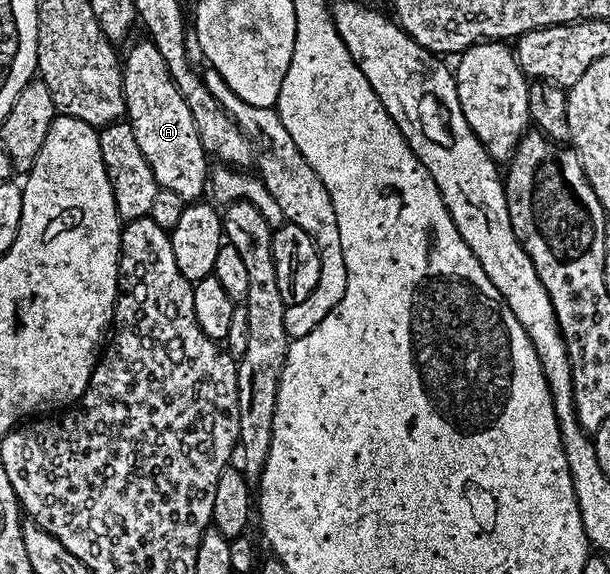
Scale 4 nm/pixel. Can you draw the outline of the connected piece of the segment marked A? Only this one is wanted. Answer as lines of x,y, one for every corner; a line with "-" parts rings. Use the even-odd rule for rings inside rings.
141,38
129,50
128,57
123,57
122,71
126,119
132,125
142,154
146,154
146,162
150,162
150,170
154,170
156,183
166,190
174,190
185,202
199,201
210,180
210,157
204,151
202,138
198,138
194,114
190,114
186,98
174,86
166,61
158,54
158,46

